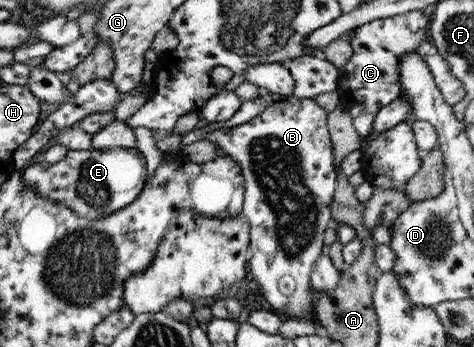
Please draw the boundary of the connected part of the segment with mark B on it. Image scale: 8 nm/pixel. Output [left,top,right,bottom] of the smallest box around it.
[202,96,335,319]

